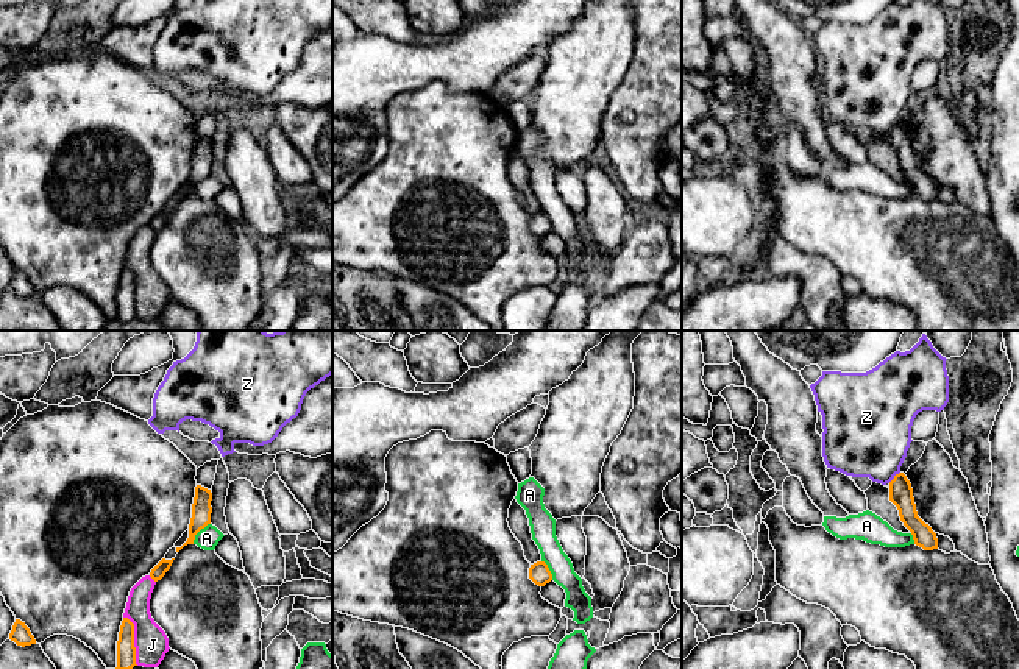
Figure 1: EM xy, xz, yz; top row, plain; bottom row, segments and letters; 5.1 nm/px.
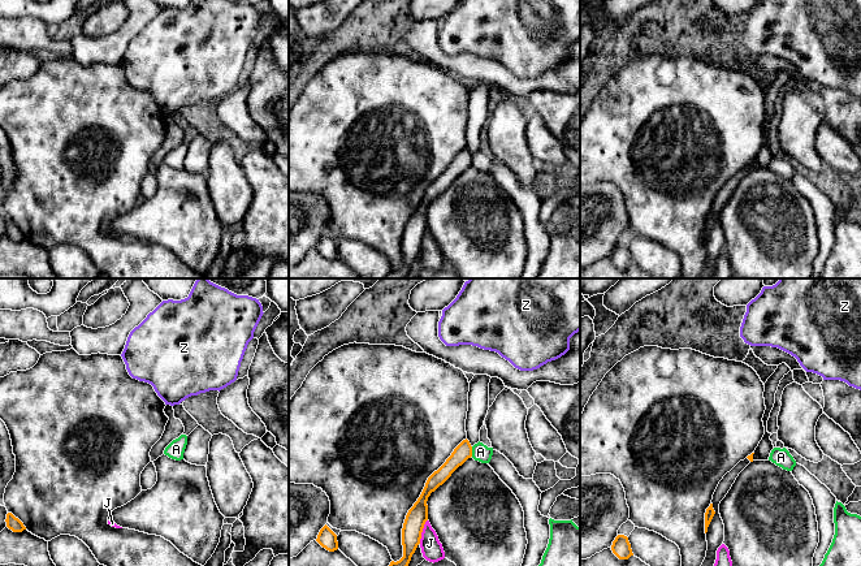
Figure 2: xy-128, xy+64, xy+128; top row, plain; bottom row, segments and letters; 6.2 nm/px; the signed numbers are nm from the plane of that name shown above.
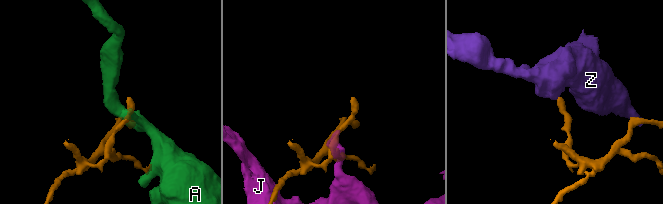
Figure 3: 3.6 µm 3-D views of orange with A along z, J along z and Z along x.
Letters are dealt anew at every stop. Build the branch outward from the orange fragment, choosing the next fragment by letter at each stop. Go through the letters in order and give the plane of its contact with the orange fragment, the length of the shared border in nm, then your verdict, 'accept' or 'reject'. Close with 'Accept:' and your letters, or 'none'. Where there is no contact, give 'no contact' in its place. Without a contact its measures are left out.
A: xy | 140 nm | reject
J: xy | 260 nm | reject
Z: yz | 90 nm | reject
Accept: none

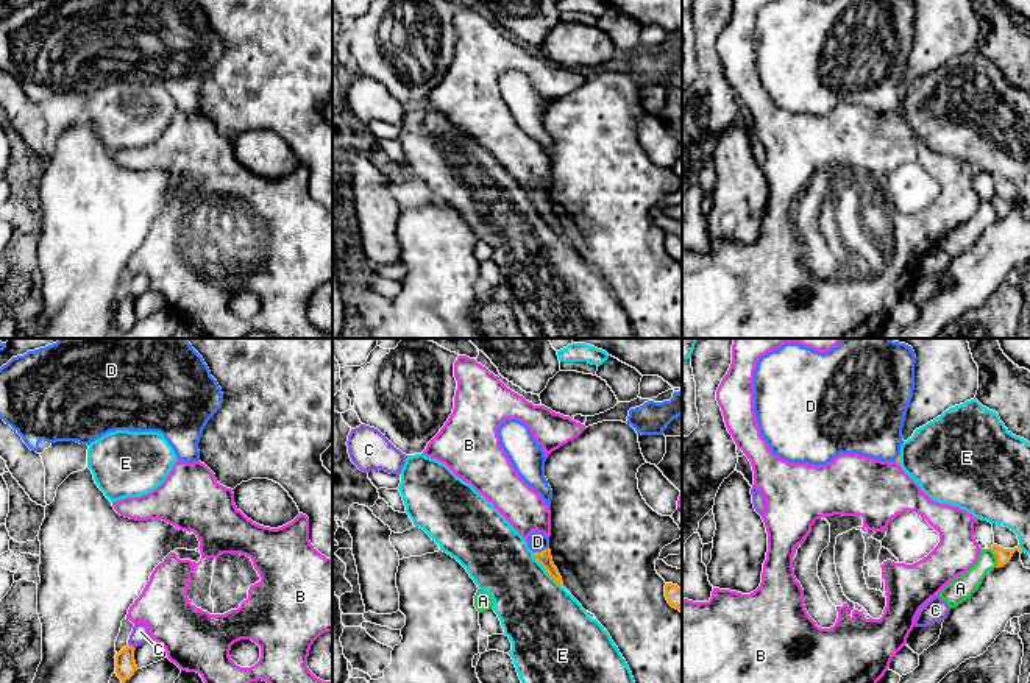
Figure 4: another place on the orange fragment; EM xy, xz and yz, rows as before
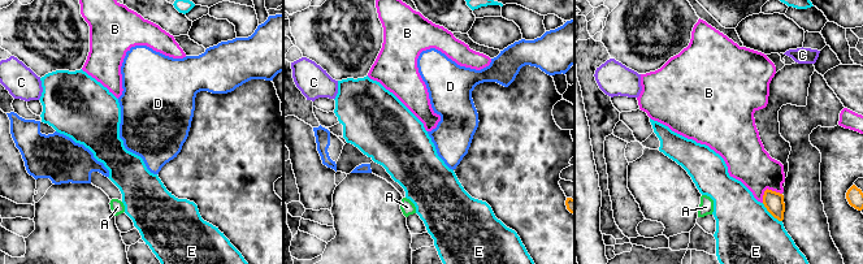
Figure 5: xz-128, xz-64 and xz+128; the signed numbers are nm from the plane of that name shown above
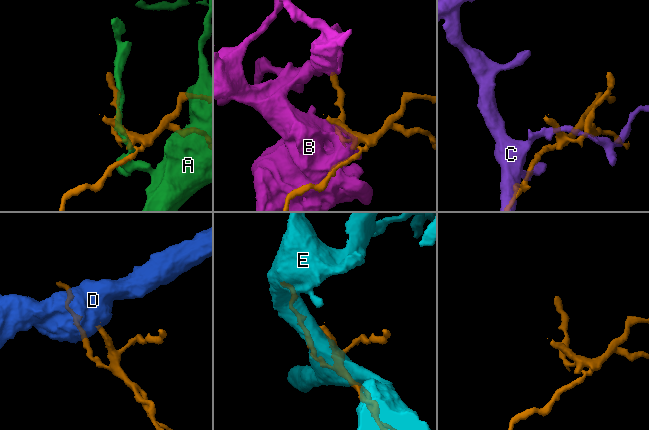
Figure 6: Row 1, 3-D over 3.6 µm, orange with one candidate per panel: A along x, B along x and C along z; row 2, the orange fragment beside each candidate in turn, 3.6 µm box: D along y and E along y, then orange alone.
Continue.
A: yz | 110 nm | reject
B: yz | 40 nm | reject
C: xy | 50 nm | reject
D: xz | 90 nm | accept
E: xz | 240 nm | reject
Accept: D

